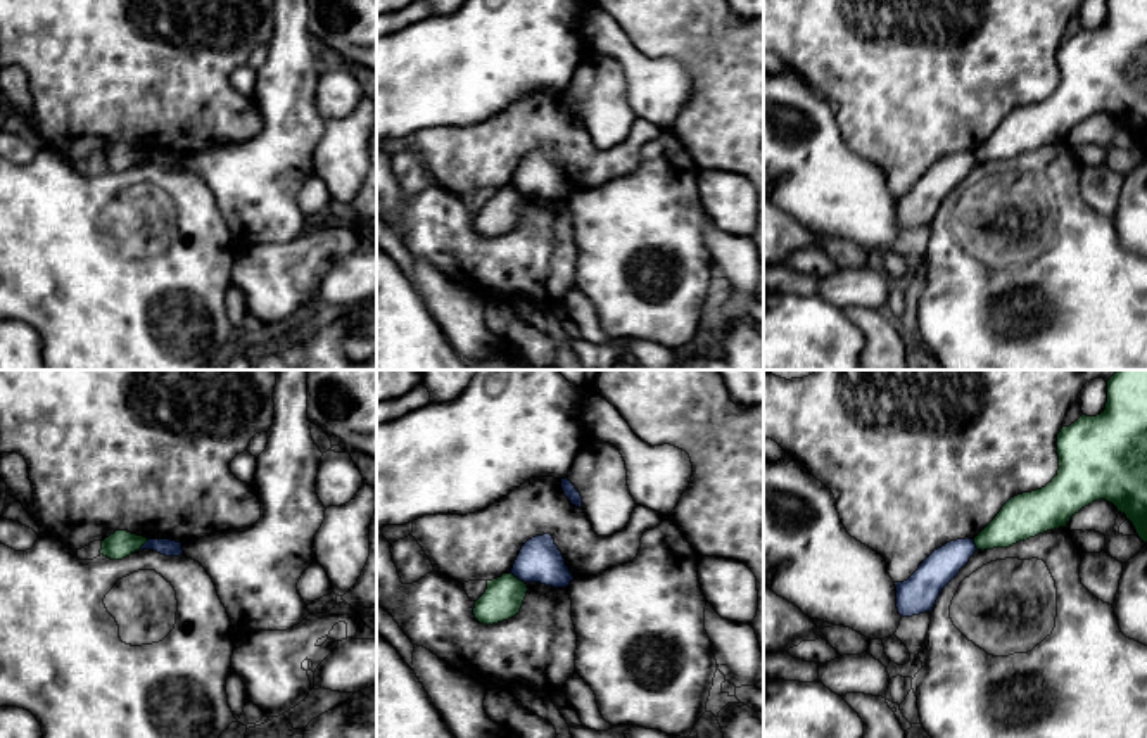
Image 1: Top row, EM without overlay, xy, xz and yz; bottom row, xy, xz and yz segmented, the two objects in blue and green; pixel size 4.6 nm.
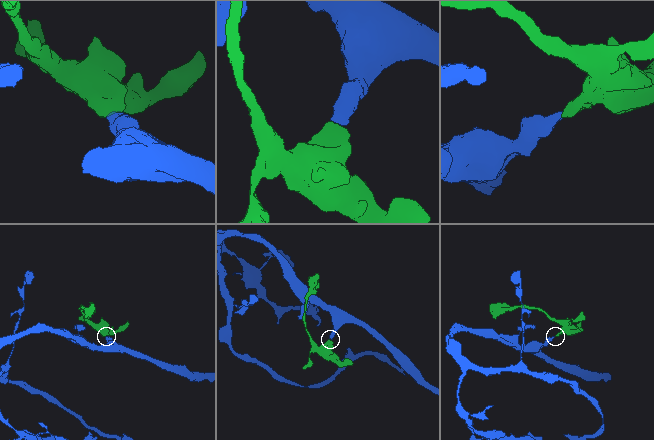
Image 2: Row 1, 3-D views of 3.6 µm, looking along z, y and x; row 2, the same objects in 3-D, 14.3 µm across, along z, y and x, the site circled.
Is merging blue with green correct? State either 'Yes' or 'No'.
No

